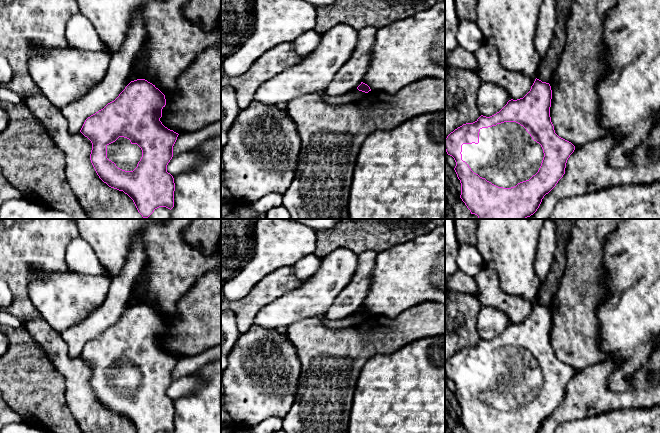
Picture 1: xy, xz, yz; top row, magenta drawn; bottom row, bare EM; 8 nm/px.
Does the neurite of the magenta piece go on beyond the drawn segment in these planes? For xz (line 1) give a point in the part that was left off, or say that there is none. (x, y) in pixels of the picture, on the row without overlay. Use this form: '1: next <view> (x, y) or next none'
1: next none

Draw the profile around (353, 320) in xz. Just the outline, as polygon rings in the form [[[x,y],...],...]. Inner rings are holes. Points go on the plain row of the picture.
[[[355,313],[342,320],[327,320],[327,319],[323,318],[322,323],[326,327],[331,328],[331,329],[345,329],[345,328],[357,326],[357,325],[363,323],[365,319],[366,319],[365,316]]]

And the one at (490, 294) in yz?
[[[484,267],[474,276],[478,286],[478,300],[481,306],[489,306],[505,313],[511,323],[523,322],[531,313],[536,302],[525,300],[521,296],[508,295],[499,285],[497,273]]]

